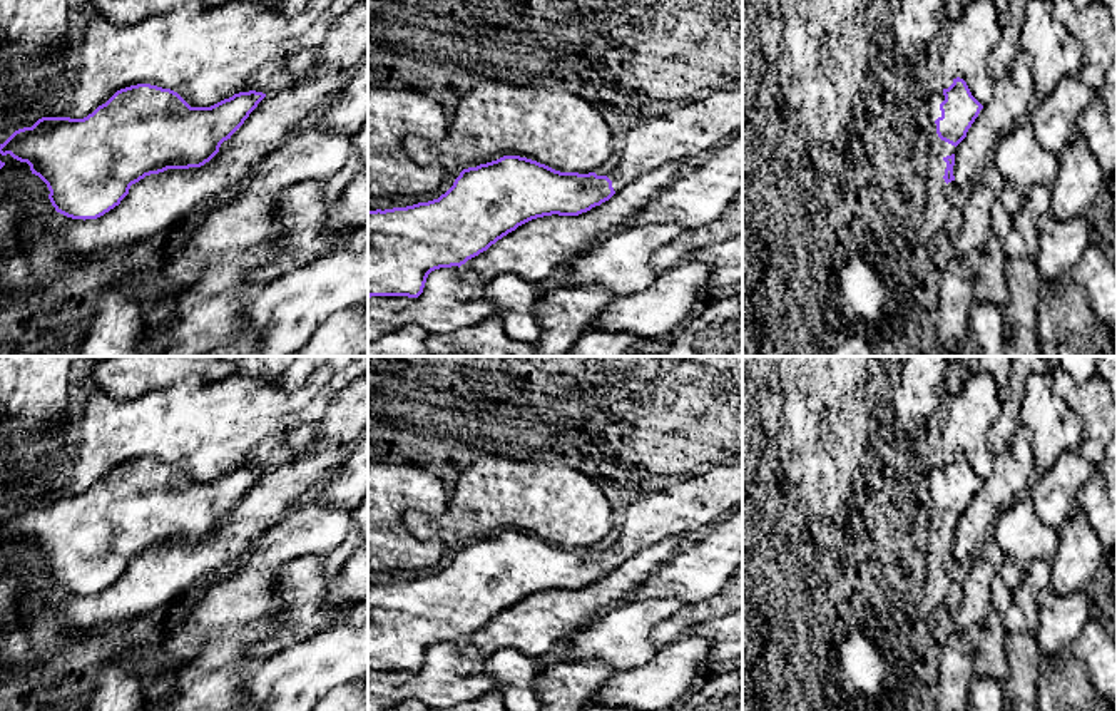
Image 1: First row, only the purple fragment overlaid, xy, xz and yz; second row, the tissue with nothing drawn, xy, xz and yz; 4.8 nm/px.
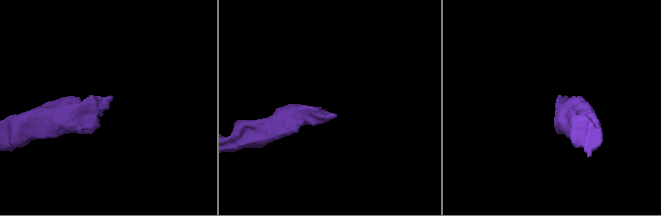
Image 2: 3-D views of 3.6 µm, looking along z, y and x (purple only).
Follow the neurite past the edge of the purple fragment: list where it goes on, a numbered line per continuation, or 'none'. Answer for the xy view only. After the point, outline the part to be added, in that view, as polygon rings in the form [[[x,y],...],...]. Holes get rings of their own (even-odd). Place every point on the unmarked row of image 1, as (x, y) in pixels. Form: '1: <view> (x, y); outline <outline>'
none

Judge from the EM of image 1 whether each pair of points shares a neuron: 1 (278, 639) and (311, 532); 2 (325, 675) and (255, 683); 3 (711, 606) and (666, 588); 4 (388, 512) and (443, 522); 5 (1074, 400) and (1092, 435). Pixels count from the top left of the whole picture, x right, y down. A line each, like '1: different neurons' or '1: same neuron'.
1: different neurons
2: same neuron
3: different neurons
4: different neurons
5: same neuron

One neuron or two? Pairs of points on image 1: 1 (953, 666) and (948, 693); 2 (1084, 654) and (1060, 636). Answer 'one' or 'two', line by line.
1: one
2: two

